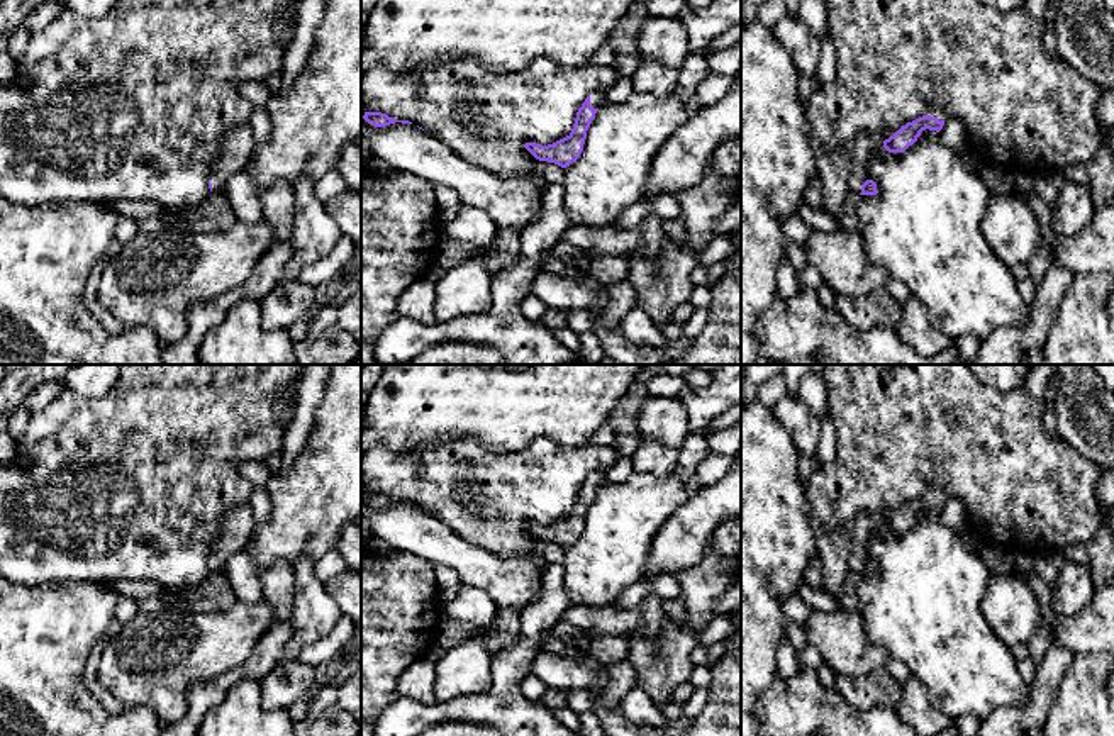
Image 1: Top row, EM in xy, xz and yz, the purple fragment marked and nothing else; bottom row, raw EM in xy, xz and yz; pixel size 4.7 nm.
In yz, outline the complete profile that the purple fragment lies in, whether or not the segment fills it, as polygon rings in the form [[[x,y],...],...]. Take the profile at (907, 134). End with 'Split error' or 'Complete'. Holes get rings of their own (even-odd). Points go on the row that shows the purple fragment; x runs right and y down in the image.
[[[931,107],[924,112],[922,117],[907,122],[894,136],[885,139],[883,148],[888,153],[904,153],[917,141],[922,131],[929,129],[939,132],[946,120],[948,117],[941,107]]]. Split error

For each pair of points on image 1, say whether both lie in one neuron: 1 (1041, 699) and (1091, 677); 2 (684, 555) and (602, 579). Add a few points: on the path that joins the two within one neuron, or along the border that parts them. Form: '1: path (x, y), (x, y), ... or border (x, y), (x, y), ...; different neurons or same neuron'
1: border (1075, 657), (1065, 672), (1047, 718); different neurons
2: border (660, 528), (651, 543), (646, 570), (641, 579); different neurons

